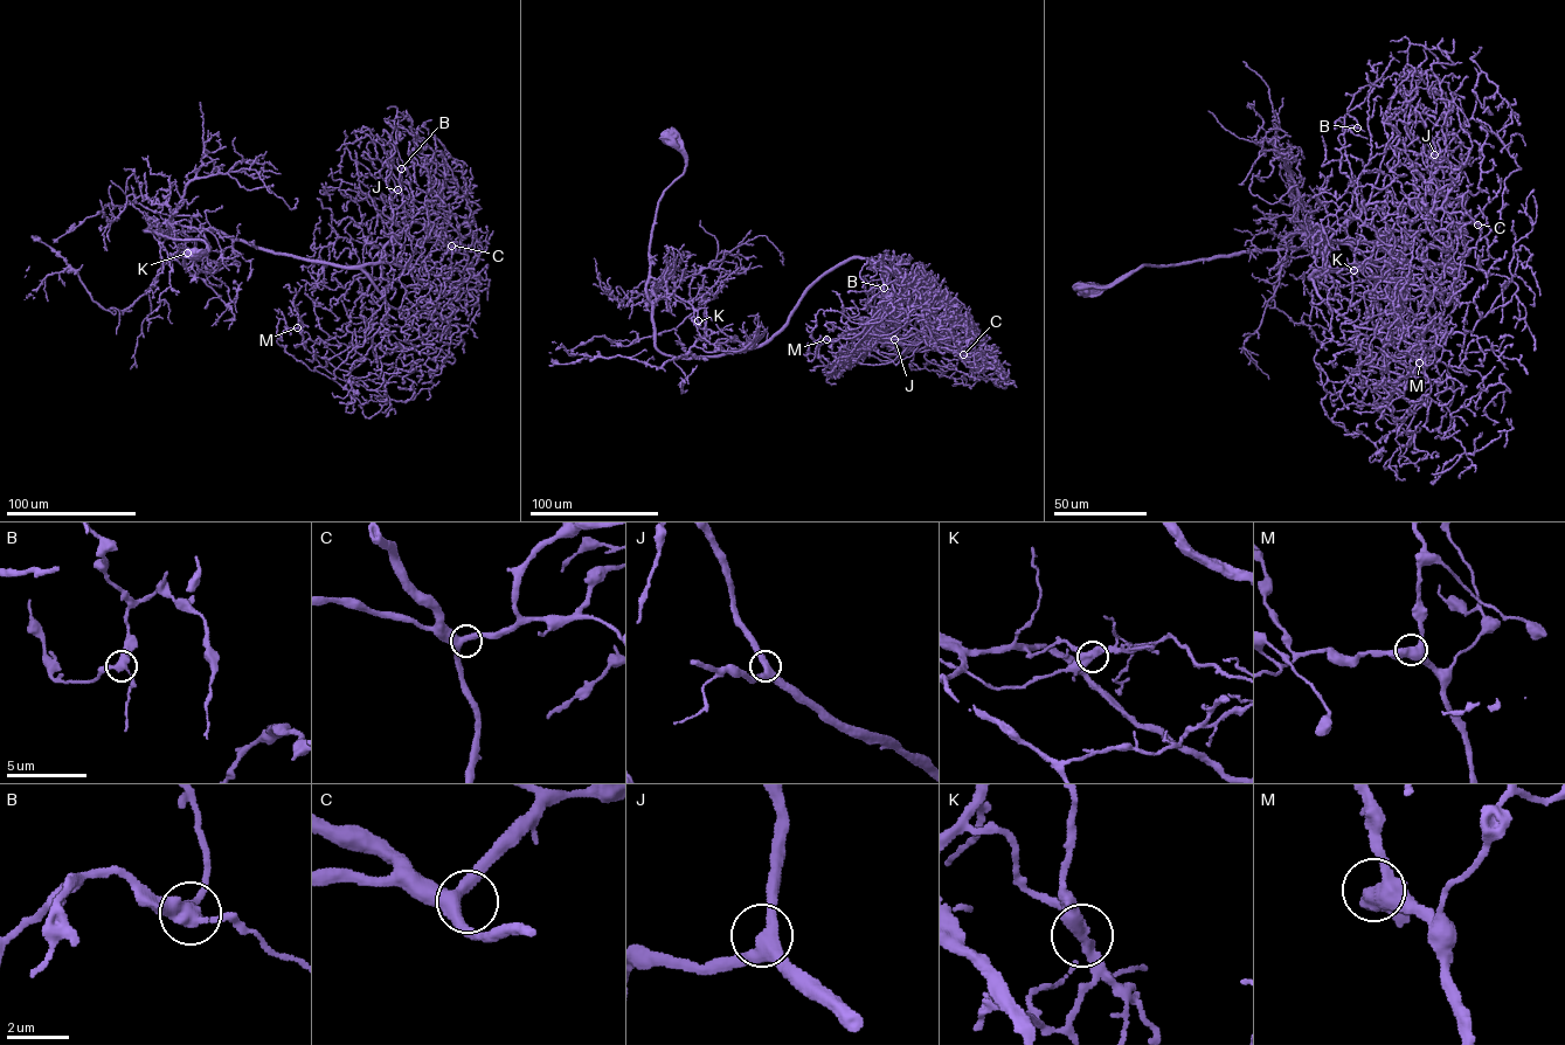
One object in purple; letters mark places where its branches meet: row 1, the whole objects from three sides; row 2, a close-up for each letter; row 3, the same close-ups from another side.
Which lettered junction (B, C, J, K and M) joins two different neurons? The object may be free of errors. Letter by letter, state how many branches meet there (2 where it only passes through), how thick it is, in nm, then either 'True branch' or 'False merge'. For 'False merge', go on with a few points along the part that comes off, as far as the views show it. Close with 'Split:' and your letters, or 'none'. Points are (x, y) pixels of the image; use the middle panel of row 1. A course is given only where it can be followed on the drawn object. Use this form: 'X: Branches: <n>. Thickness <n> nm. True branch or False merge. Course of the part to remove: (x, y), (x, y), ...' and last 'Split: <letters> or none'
B: Branches: 3. Thickness 400 nm. True branch
C: Branches: 3. Thickness 400 nm. True branch
J: Branches: 3. Thickness 400 nm. True branch
K: Branches: 3. Thickness 400 nm. False merge. Course of the part to remove: (698, 320), (707, 341), (699, 338), (705, 332), (704, 298), (676, 329), (627, 346), (595, 336), (569, 350)
M: Branches: 3. Thickness 440 nm. True branch
Split: K

